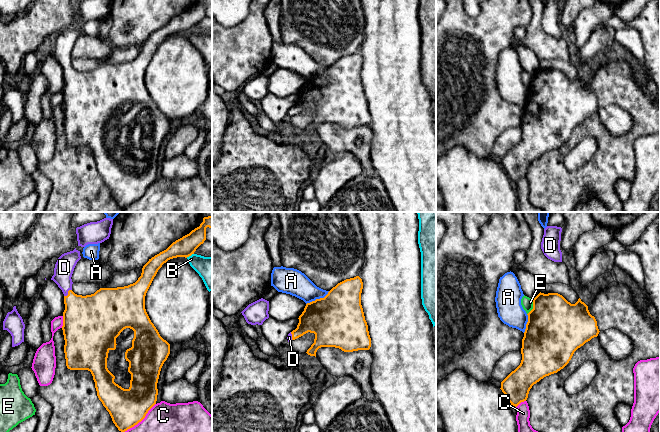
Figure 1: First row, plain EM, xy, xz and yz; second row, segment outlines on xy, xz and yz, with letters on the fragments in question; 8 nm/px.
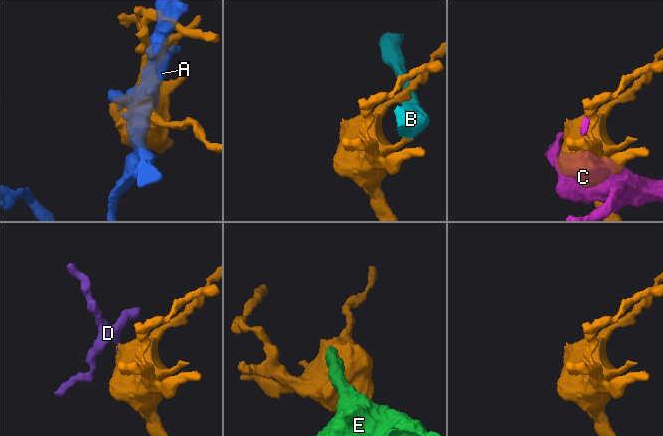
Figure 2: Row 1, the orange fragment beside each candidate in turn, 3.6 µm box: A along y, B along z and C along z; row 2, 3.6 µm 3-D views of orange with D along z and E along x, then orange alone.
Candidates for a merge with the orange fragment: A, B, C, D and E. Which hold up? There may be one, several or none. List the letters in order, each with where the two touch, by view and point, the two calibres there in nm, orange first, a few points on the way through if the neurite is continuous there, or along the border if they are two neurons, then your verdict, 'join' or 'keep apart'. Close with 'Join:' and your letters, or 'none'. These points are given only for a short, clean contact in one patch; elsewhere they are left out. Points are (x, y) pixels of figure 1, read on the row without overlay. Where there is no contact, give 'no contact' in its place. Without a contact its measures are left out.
A: meets orange in xz at (317, 75); 440 nm thick on the orange side, 200 nm on the other; keep apart
B: meets orange in xy at (189, 31); 160 nm thick on the orange side, 200 nm on the other; keep apart
C: meets orange in xy at (140, 197); 300 nm thick on the orange side, 480 nm on the other; keep apart
D: meets orange in xy at (68, 69); 360 nm thick on the orange side, 160 nm on the other; runs through xy (86, 94), (71, 76), (68, 69), (64, 58), (64, 43); join
E: meets orange in yz at (533, 83); 460 nm thick on the orange side, 100 nm on the other; border along yz (532, 75), (532, 85), (527, 90); keep apart
Join: D

